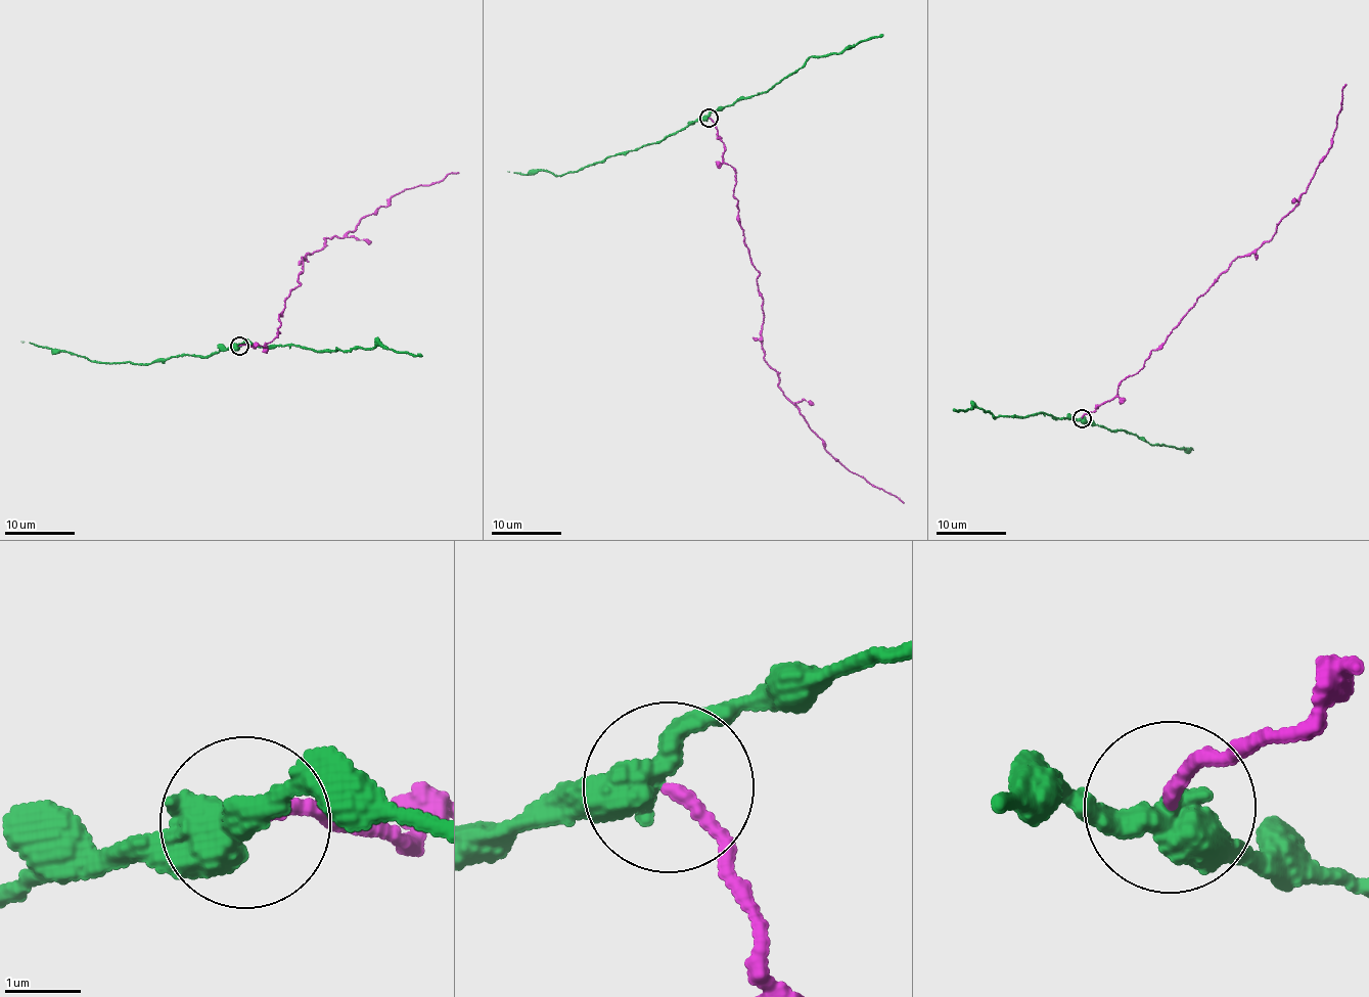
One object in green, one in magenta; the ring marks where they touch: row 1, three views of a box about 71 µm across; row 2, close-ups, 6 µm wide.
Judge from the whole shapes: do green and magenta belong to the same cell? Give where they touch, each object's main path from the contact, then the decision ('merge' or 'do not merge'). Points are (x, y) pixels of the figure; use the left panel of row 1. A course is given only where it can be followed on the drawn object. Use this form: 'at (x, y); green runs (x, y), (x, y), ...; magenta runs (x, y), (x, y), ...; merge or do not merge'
at (239, 346); green runs (239, 346), (200, 357), (176, 356), (144, 364), (102, 364), (69, 352), (20, 342); magenta runs (240, 346), (265, 347), (278, 334), (278, 315), (301, 284), (301, 258), (352, 232), (402, 191), (459, 173); do not merge

